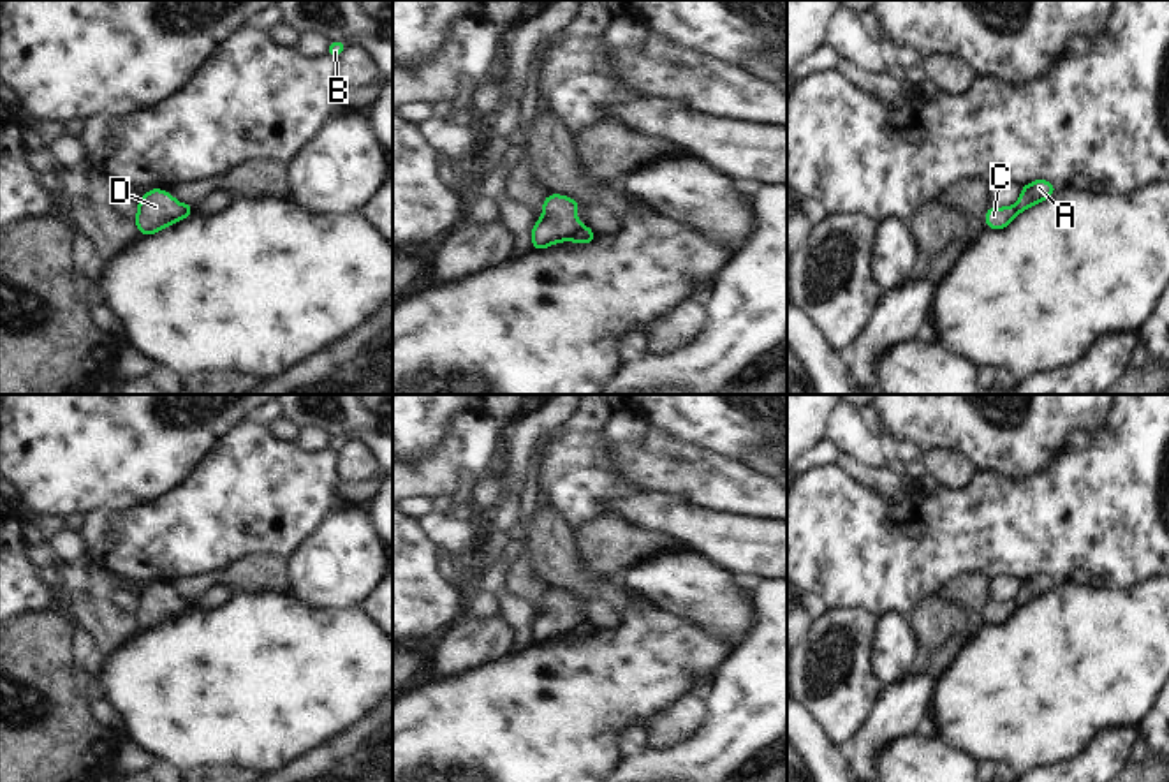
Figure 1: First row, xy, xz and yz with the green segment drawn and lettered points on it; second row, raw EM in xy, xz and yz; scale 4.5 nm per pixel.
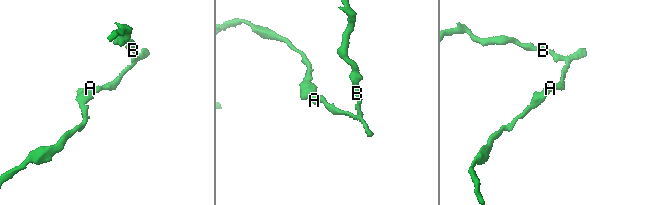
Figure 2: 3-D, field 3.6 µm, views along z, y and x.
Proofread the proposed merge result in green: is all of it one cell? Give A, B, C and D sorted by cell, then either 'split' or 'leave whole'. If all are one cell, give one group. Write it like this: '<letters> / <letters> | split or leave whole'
A B / C D | split

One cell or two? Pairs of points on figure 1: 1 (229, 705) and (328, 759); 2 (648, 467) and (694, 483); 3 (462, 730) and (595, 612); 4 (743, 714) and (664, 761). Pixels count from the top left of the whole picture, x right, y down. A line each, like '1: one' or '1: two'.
1: two
2: one
3: two
4: one

